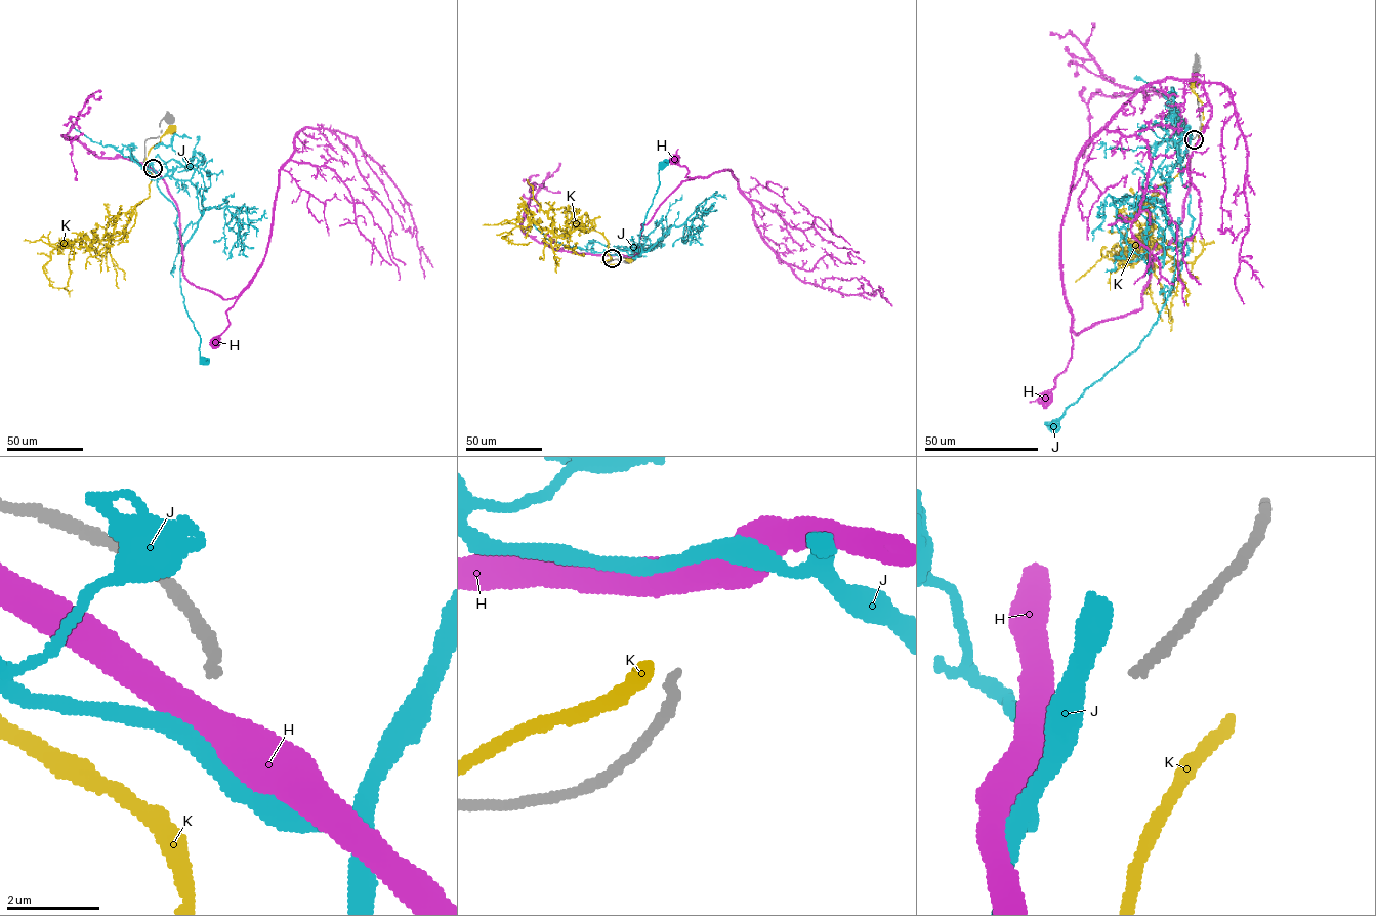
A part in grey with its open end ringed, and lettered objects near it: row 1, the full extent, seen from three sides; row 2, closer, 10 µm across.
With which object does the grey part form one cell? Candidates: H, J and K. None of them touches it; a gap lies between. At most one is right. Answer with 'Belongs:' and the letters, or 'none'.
Belongs: none

